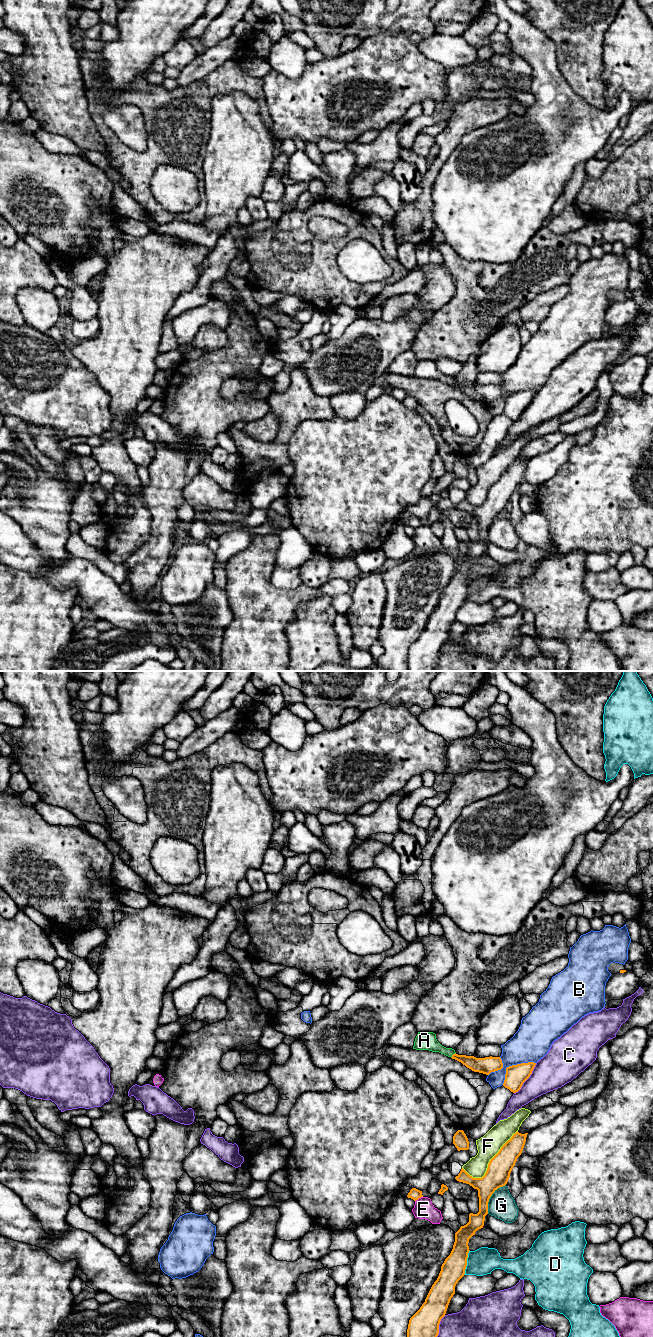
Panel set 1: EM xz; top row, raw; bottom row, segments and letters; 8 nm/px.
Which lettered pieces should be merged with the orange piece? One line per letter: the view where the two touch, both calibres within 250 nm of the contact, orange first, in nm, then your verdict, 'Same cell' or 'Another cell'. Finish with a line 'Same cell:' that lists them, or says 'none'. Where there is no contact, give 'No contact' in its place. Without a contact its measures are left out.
A: Touches orange in xz. Thickness 120 nm (orange) against 140 nm. Same cell
B: Touches orange in xz. Thickness 170 nm (orange) against 300 nm. Another cell
C: Touches orange in xz. Thickness 170 nm (orange) against 280 nm. Another cell
D: Touches orange in xz. Thickness 190 nm (orange) against 220 nm. Another cell
E: Touches orange in xz. Thickness 90 nm (orange) against 160 nm. Another cell
F: Touches orange in xz. Thickness 190 nm (orange) against 180 nm. Another cell
G: Touches orange in xz. Thickness 190 nm (orange) against 220 nm. Another cell
Same cell: A

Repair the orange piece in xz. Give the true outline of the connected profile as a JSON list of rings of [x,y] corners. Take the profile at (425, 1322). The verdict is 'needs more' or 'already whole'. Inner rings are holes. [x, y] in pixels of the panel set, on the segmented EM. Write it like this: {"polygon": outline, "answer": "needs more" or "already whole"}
{"polygon": [[[516,1132],[490,1160],[482,1178],[473,1178],[463,1168],[455,1177],[478,1190],[479,1212],[469,1214],[469,1222],[455,1233],[450,1255],[441,1266],[437,1280],[432,1285],[425,1302],[410,1318],[407,1337],[437,1337],[439,1324],[445,1316],[455,1286],[464,1276],[469,1253],[469,1239],[484,1226],[488,1214],[488,1202],[492,1194],[507,1184],[517,1158],[521,1155],[528,1133]]], "answer": "already whole"}

